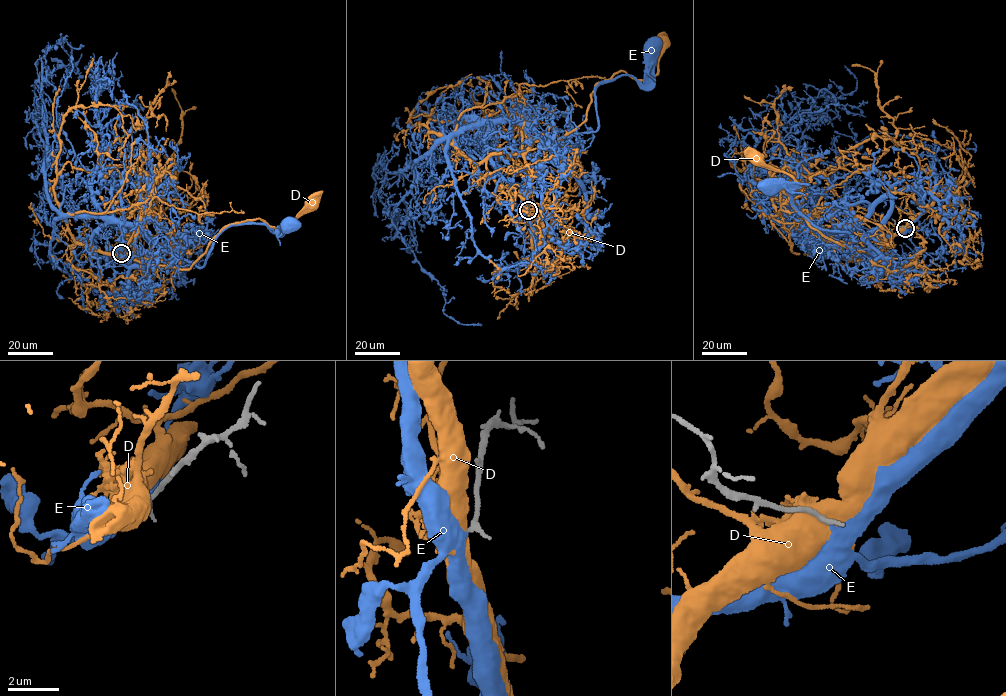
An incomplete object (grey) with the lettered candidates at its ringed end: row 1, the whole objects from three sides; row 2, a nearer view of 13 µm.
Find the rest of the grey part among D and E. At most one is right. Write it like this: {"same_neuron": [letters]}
{"same_neuron": ["E"]}

